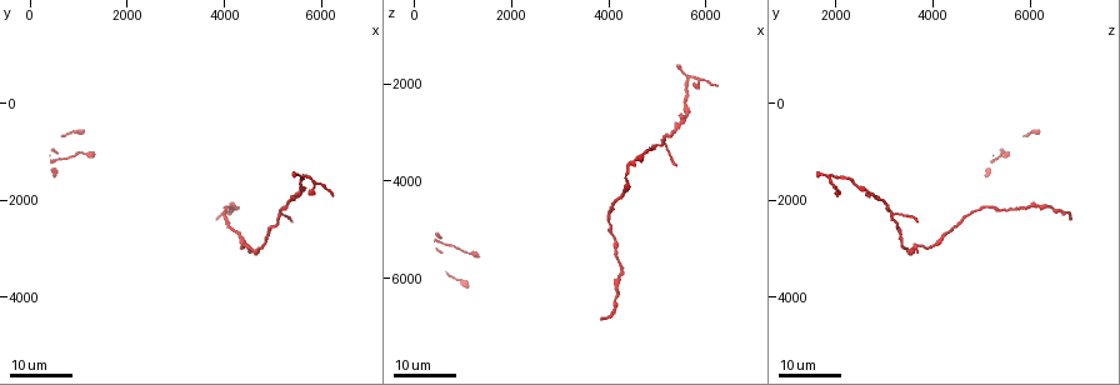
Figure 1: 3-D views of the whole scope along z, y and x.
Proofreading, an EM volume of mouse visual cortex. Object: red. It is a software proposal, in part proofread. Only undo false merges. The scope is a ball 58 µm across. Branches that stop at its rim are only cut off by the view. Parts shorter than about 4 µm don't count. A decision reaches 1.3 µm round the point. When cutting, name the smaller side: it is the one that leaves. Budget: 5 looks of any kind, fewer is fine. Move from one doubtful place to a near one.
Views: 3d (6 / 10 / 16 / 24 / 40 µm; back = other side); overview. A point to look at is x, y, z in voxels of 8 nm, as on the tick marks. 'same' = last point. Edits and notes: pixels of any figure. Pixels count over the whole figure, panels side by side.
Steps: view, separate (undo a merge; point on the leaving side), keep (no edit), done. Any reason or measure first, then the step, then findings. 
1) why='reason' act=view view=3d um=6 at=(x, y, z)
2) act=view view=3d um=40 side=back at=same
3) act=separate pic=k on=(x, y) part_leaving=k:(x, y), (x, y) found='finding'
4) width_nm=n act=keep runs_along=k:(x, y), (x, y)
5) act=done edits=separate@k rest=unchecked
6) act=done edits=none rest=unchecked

act=view view=3d um=16 at=(4150, 2150, 5150)

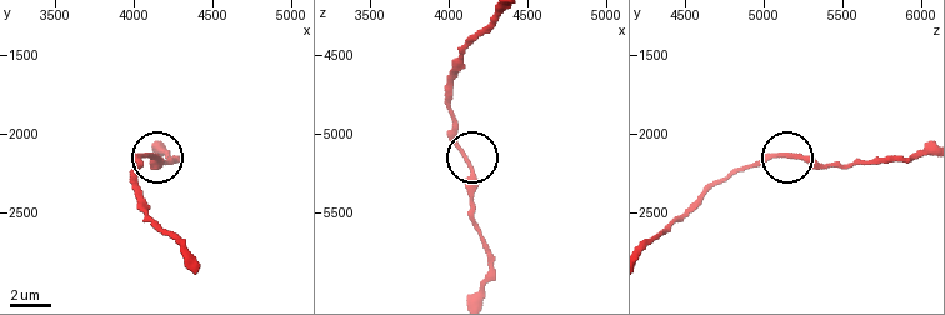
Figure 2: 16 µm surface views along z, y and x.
why='zoom in' act=view view=3d um=6 at=(4080, 2120, 5120)

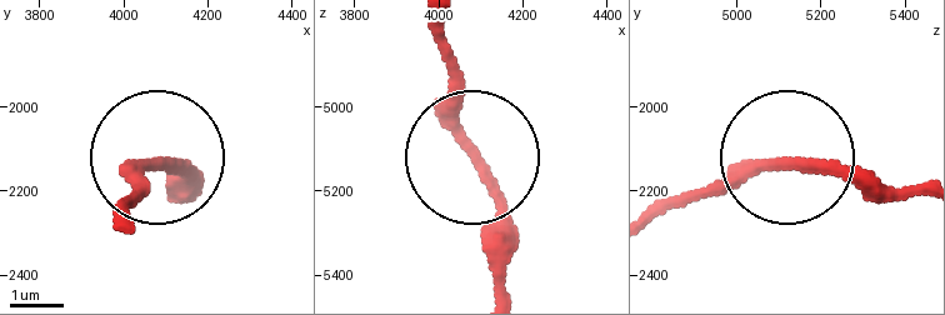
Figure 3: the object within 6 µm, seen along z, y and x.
act=keep runs_along=3:(783, 163), (658, 203) found='one neuron here'

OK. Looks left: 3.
why='three-way junction' act=view view=3d um=24 at=(5100, 2300, 3200)

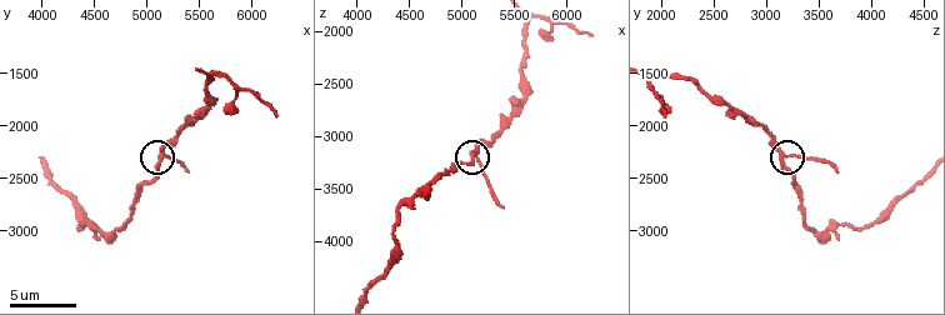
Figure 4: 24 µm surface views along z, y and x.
why='zoom in' act=view view=3d um=6 at=(5140, 2280, 3160)

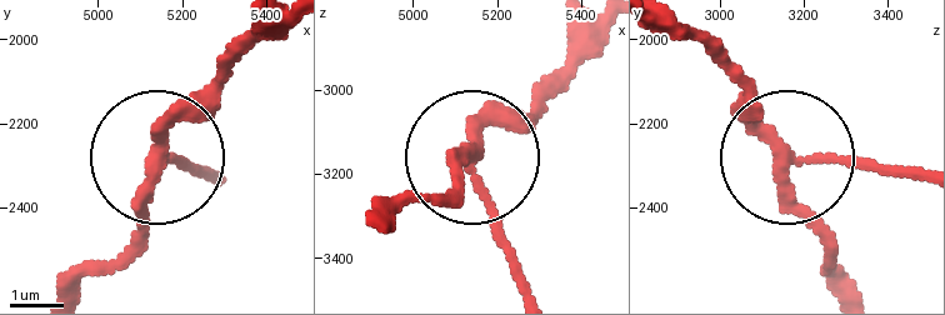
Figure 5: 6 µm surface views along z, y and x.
why='other side' act=view view=3d um=6 side=back at=(5145, 2290, 3175)

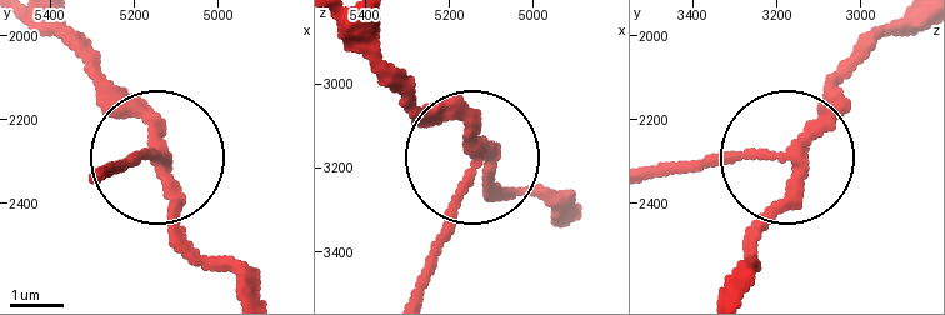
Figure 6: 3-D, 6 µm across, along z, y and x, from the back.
width_nm=220 act=keep runs_along=6:(248, 293), (194, 239), (159, 163), (114, 159) found='one neuron here'

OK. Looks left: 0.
act=done edits=none rest=unchecked

